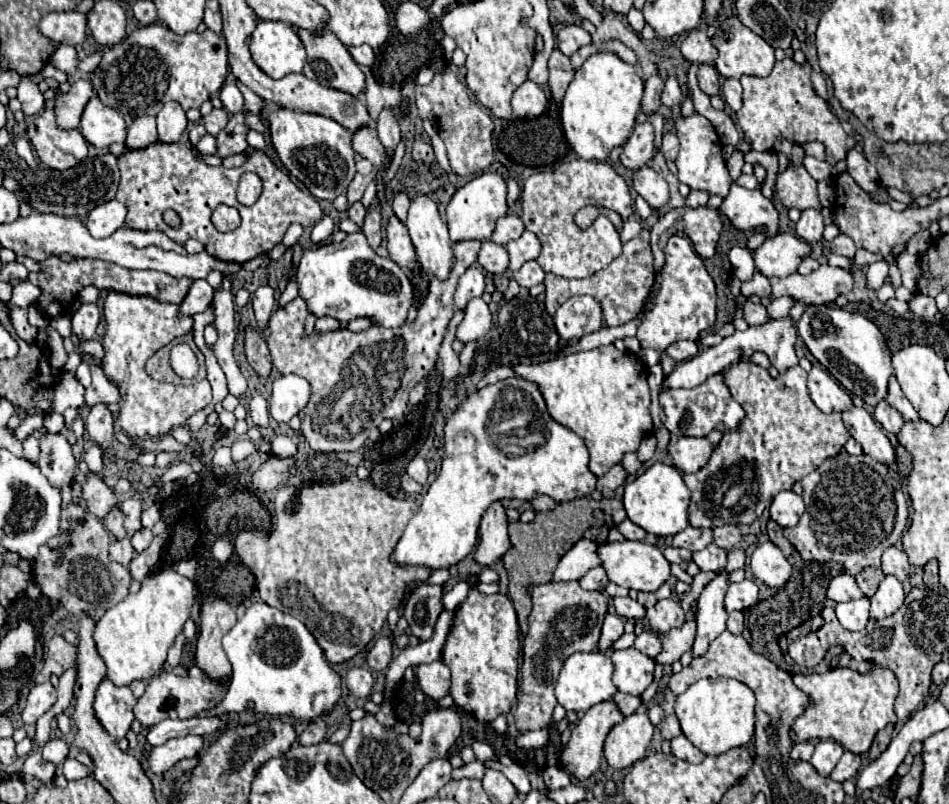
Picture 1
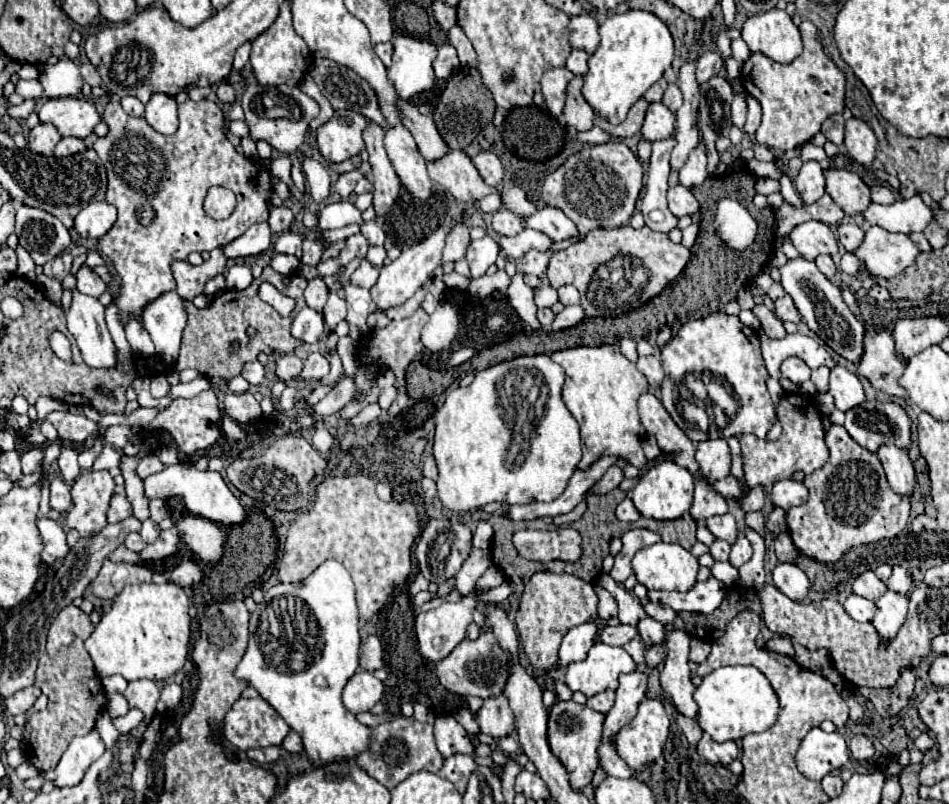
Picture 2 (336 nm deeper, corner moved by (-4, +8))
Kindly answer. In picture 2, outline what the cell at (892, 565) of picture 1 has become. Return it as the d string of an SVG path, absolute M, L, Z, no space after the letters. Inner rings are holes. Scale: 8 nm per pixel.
M896 565L894 571L892 571L892 577L886 581L886 587L892 589L892 591L898 591L898 593L908 593L910 587L912 587L912 577L910 577L910 571Z

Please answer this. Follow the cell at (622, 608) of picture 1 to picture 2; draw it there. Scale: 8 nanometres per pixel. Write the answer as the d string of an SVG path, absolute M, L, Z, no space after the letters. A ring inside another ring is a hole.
M646 615L644 619L638 621L636 627L638 627L638 633L640 633L642 641L648 643L648 645L656 645L656 643L664 641L664 625L658 623L658 621L654 621L652 617Z

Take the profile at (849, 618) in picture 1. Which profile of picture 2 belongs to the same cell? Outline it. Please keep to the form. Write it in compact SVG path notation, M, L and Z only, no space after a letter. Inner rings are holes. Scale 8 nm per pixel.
M854 593L844 601L844 609L854 621L860 621L860 623L872 621L872 615L876 611L872 601L868 601L868 599L860 597L860 595L854 595Z

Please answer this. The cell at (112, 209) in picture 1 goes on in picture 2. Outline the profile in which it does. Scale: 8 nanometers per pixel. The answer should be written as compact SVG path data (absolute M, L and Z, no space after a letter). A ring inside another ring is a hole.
M96 201L90 203L88 207L84 207L78 217L76 217L76 231L82 237L92 237L92 239L100 239L102 235L106 235L112 225L116 223L116 207L108 201Z

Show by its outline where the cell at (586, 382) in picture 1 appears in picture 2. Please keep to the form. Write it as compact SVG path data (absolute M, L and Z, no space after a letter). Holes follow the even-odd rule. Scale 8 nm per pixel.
M618 345L564 349L552 353L550 359L566 371L562 397L582 431L584 455L578 463L578 469L588 469L602 455L618 455L638 469L644 469L648 459L644 457L640 447L644 427L638 415L638 397L648 391L648 381L638 371L636 363L628 361L620 353Z

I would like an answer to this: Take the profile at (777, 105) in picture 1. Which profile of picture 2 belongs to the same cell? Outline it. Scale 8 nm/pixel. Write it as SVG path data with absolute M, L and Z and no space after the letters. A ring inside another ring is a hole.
M802 21L800 33L804 49L792 63L780 65L764 57L762 53L752 53L740 73L740 81L746 93L760 101L764 113L762 123L756 131L756 141L778 151L802 147L816 133L820 133L822 123L830 115L844 111L844 89L846 89L844 73L824 53L818 29L814 27L812 21Z

